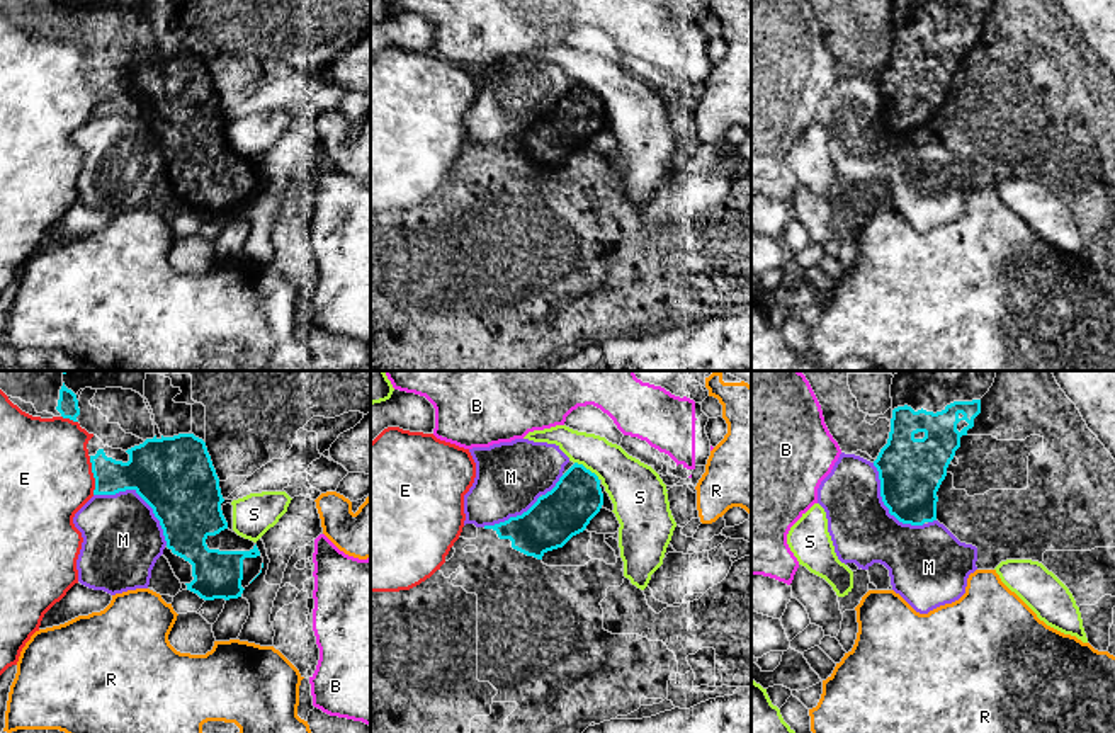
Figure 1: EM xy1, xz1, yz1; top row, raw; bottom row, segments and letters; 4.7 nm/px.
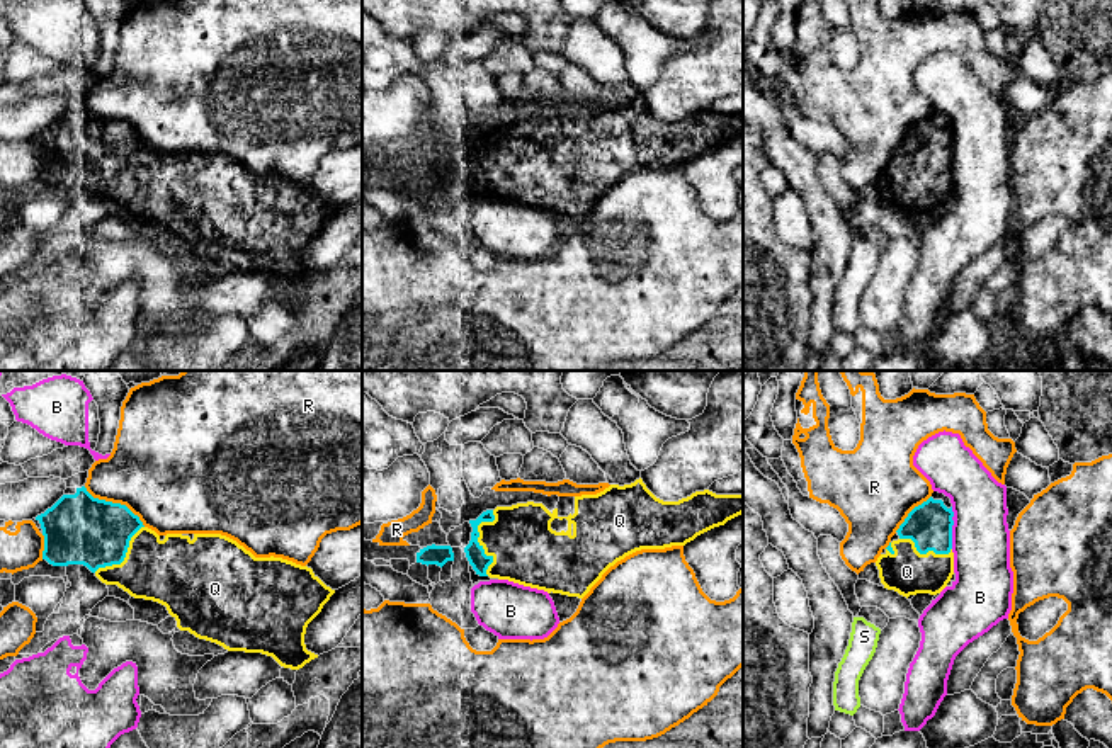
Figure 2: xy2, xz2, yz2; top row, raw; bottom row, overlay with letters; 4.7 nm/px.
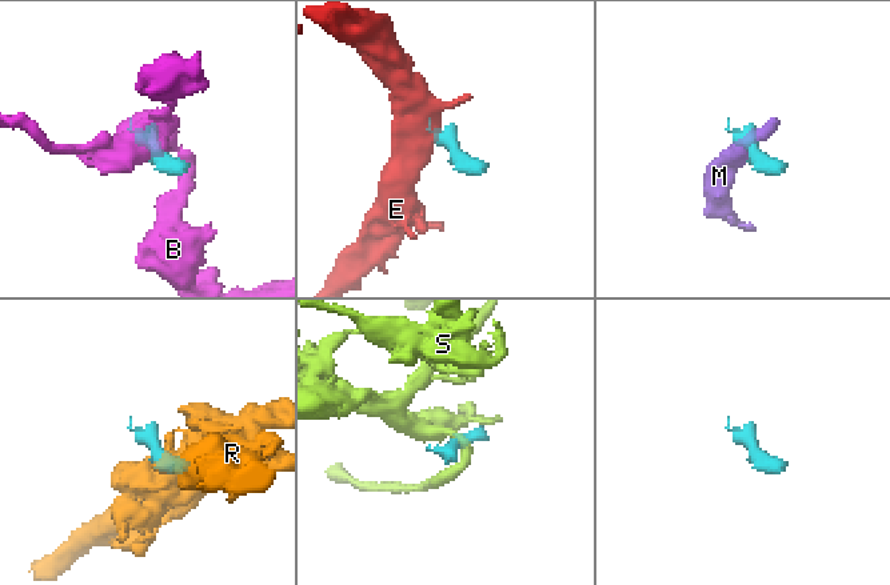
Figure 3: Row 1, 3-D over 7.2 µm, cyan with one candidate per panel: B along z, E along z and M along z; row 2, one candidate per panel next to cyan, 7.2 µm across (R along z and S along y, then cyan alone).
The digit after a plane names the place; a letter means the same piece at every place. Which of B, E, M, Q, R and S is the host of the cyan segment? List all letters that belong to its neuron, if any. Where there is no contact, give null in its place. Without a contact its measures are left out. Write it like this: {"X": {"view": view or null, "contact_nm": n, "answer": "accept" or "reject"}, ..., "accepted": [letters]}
{"B": {"view": "yz2", "contact_nm": 200, "answer": "reject"}, "E": {"view": "xy1", "contact_nm": 190, "answer": "reject"}, "M": {"view": "xy1", "contact_nm": 420, "answer": "reject"}, "Q": {"view": "xz2", "contact_nm": 320, "answer": "accept"}, "R": {"view": "xy2", "contact_nm": 340, "answer": "reject"}, "S": {"view": "xz1", "contact_nm": 150, "answer": "reject"}, "accepted": ["Q"]}

